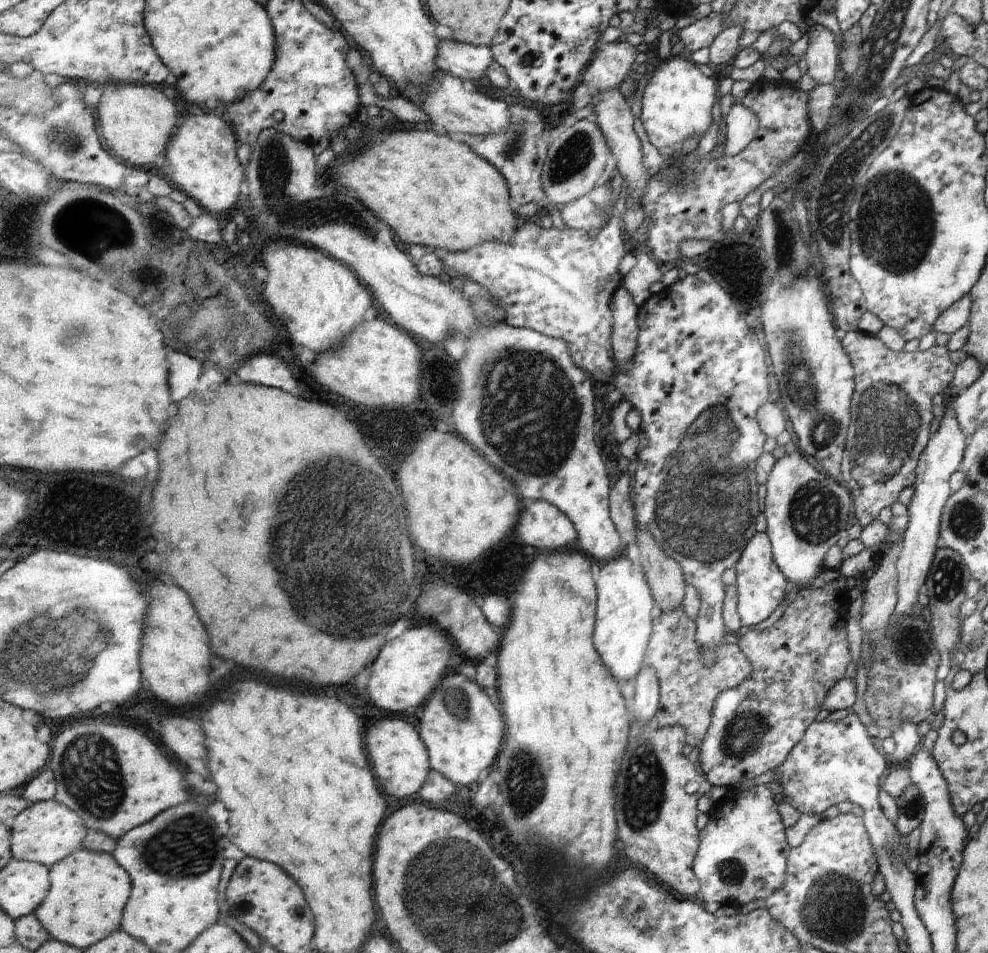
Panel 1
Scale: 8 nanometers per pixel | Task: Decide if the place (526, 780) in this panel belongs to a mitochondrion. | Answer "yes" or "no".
yes

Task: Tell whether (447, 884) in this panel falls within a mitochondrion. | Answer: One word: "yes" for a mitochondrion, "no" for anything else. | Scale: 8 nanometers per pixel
yes

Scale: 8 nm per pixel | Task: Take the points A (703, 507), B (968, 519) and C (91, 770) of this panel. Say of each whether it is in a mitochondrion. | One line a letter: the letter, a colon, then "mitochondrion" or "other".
A: mitochondrion
B: mitochondrion
C: mitochondrion

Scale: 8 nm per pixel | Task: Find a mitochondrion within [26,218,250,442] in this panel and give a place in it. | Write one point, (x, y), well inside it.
(76, 328)

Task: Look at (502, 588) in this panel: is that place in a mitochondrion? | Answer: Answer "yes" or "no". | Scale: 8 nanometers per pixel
no

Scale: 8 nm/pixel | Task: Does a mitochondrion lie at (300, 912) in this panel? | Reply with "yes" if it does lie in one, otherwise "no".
no

